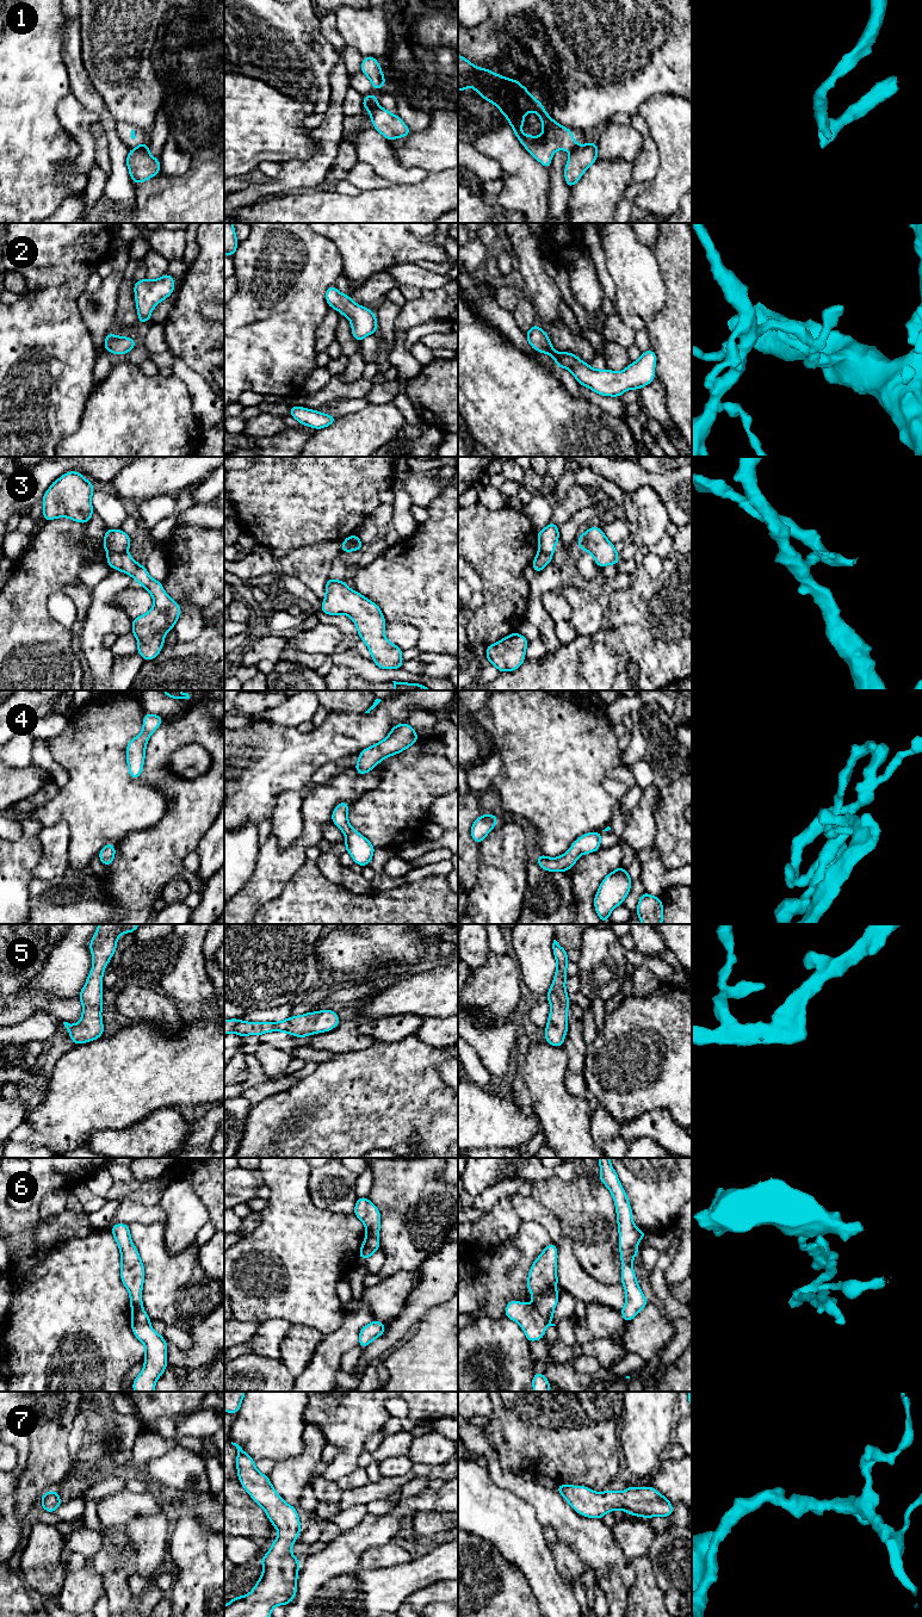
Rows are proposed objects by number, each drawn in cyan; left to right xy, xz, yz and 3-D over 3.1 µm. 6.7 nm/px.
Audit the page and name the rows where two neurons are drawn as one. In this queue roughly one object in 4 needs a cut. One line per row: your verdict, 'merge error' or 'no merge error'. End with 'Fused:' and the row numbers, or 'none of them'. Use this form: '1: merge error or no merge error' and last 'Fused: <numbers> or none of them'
1: merge error
2: no merge error
3: merge error
4: no merge error
5: no merge error
6: no merge error
7: no merge error
Fused: 1, 3

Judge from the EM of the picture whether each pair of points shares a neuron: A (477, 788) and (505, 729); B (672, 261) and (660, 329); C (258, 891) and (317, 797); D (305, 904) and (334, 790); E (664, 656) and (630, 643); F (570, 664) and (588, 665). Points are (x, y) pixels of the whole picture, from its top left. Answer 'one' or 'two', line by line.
A: two
B: one
C: one
D: two
E: one
F: two

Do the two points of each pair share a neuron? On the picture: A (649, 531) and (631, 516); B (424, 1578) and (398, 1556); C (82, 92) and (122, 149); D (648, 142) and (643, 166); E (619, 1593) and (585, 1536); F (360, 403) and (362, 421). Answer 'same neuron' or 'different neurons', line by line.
A: different neurons
B: different neurons
C: same neuron
D: same neuron
E: same neuron
F: different neurons

